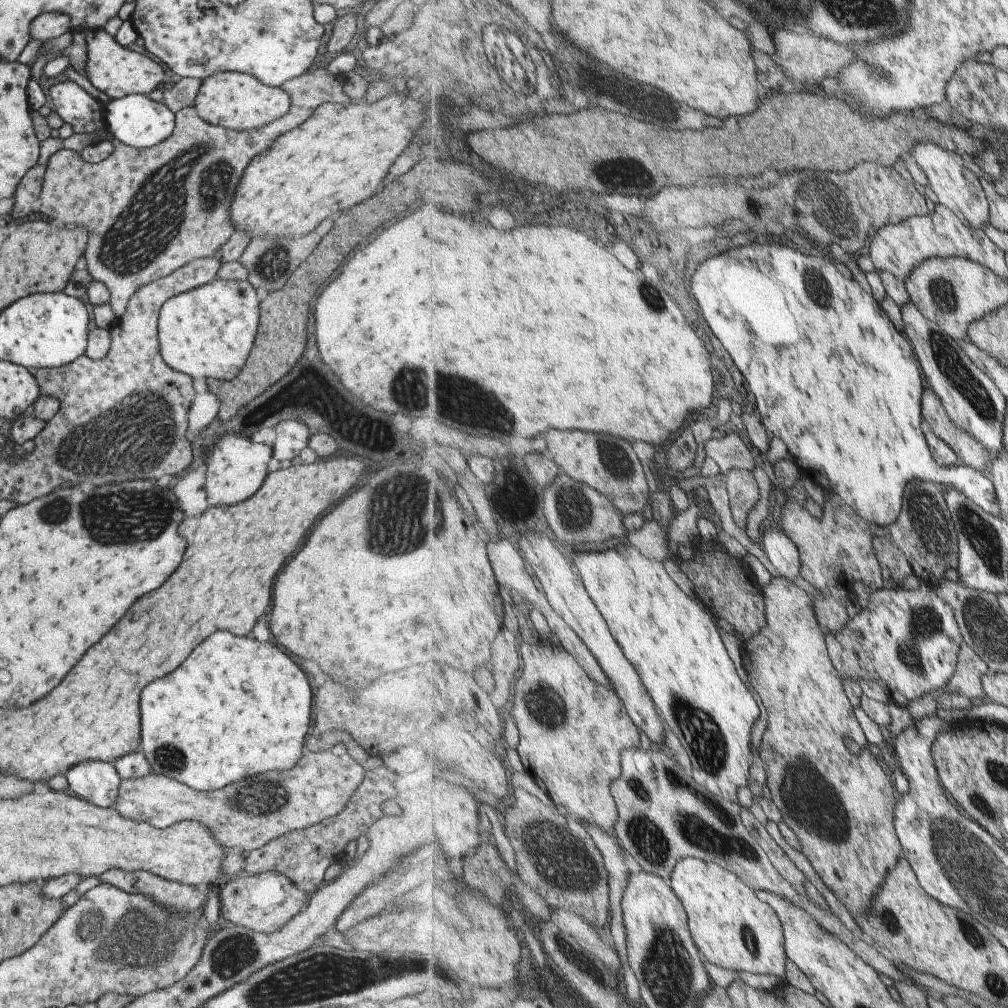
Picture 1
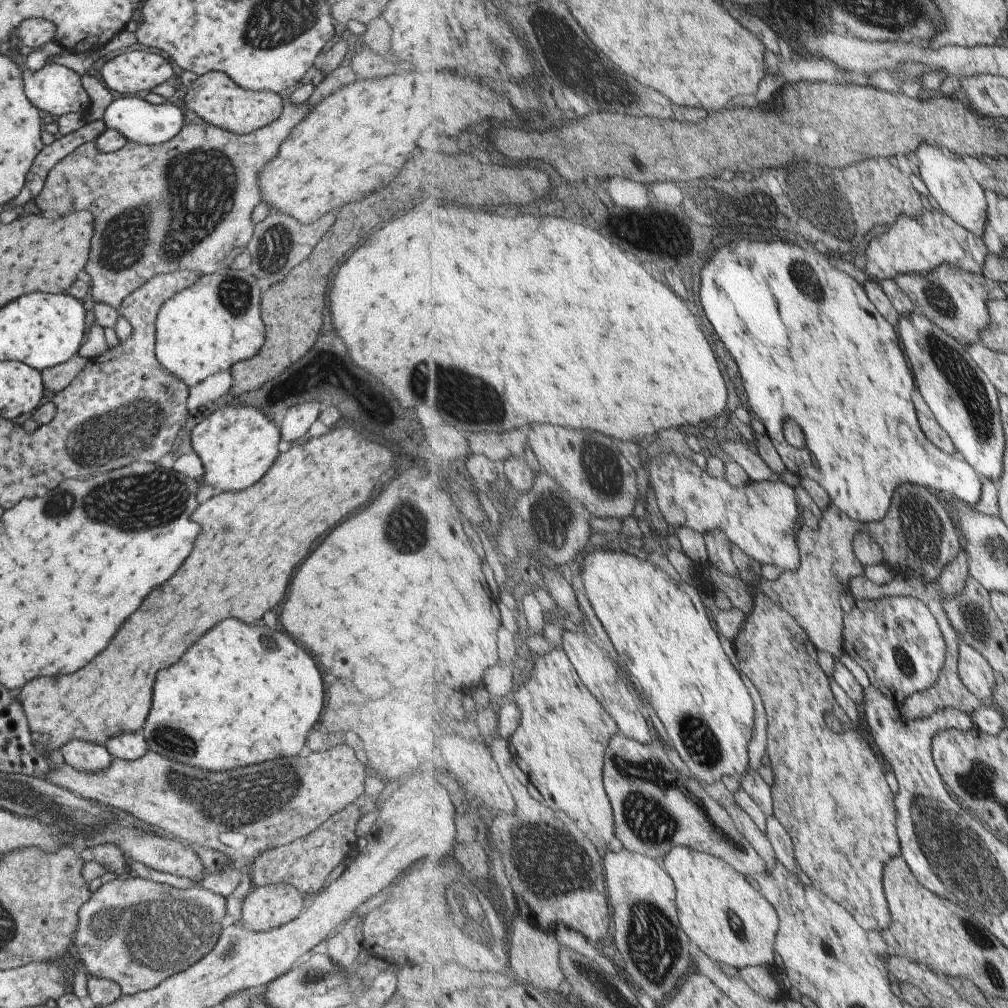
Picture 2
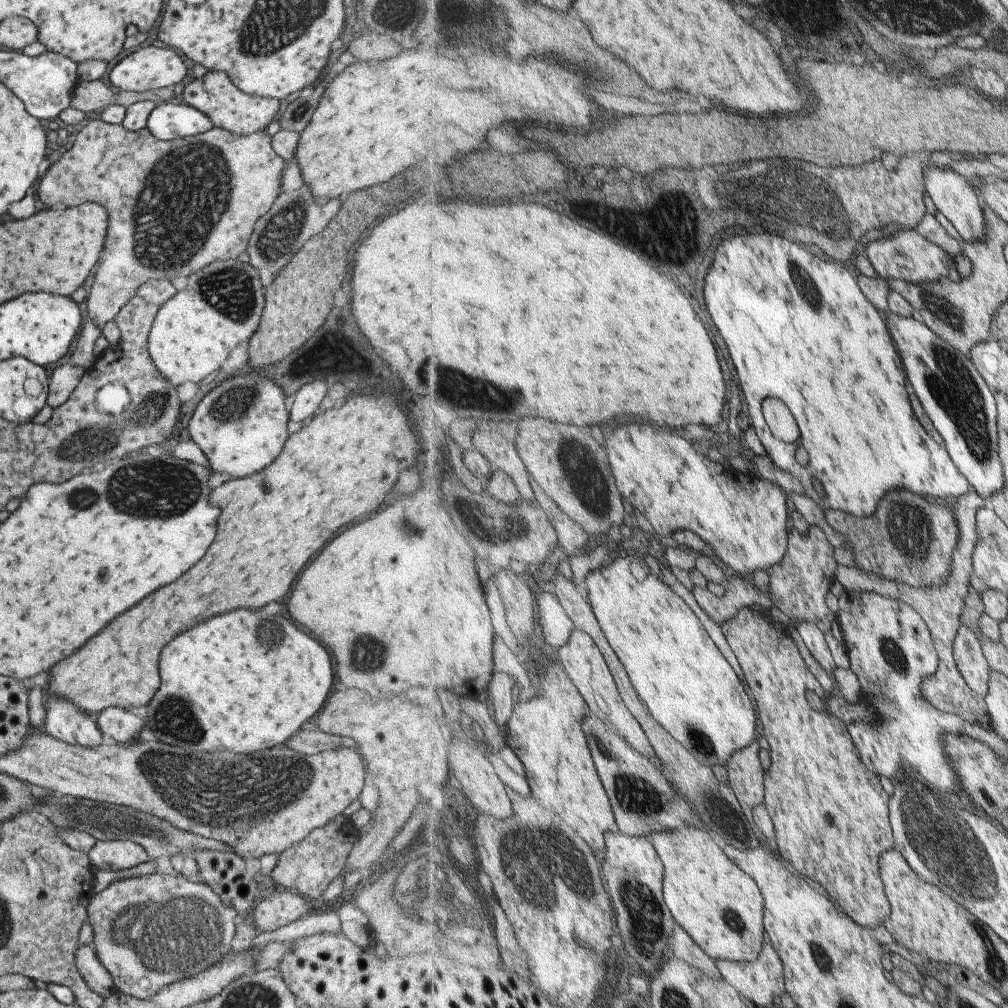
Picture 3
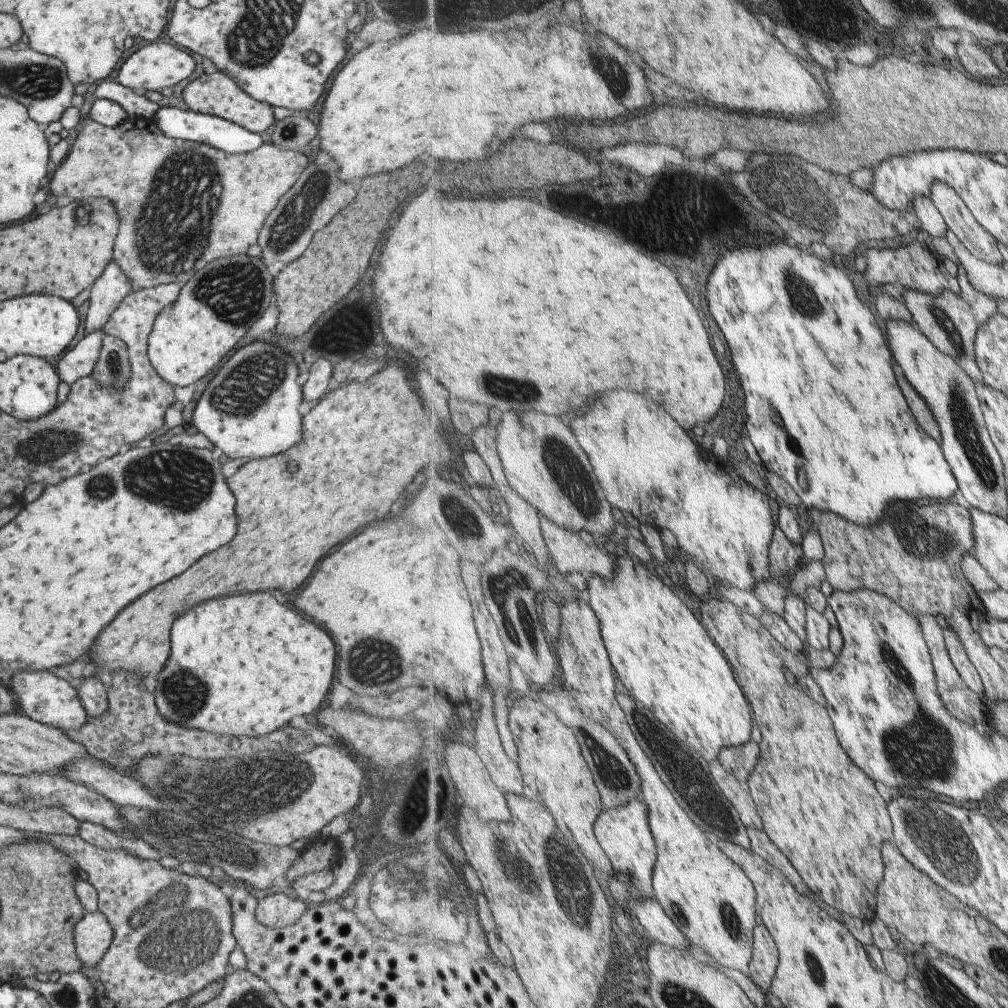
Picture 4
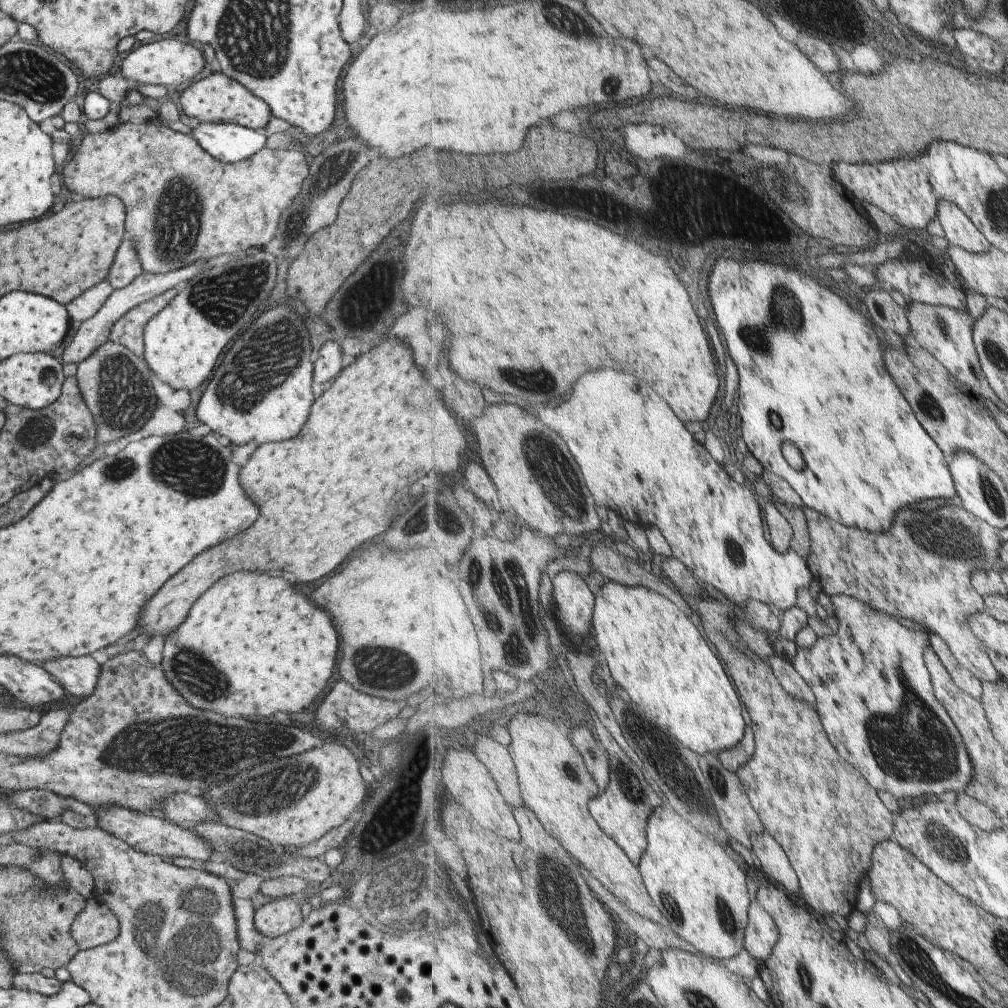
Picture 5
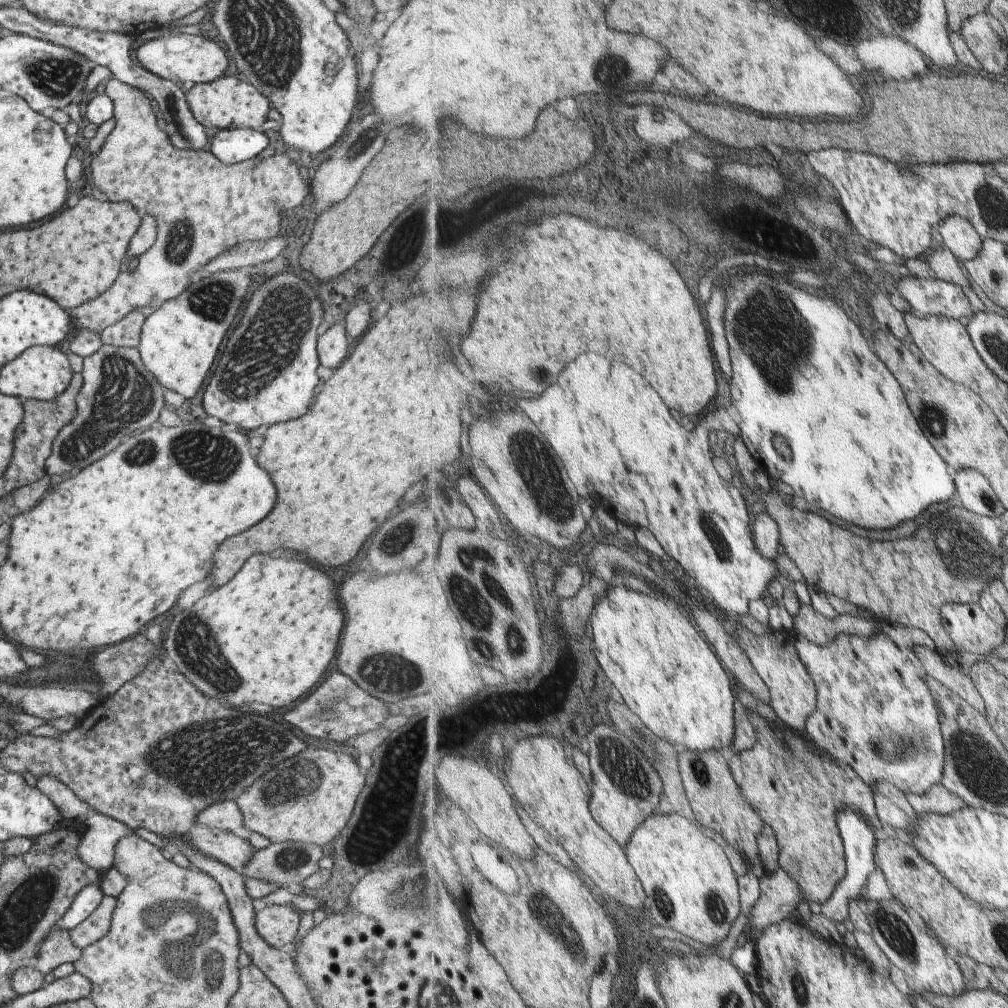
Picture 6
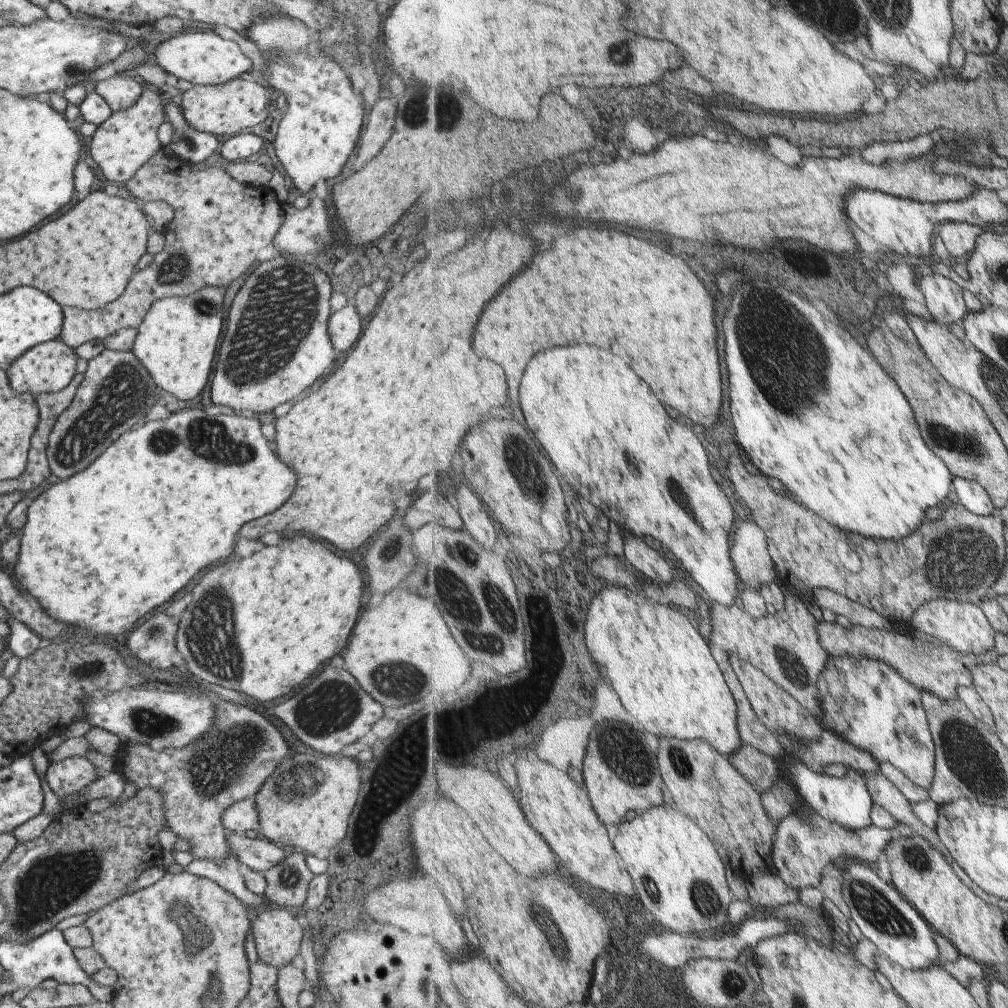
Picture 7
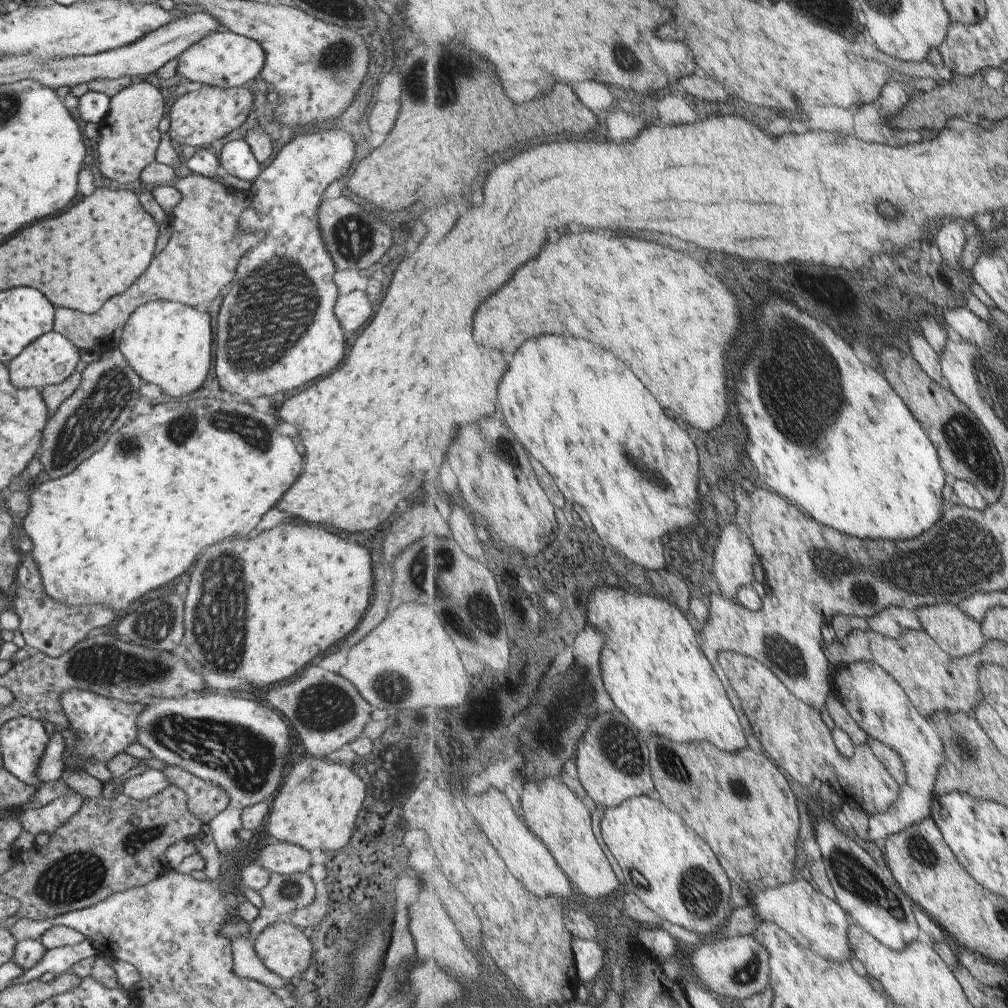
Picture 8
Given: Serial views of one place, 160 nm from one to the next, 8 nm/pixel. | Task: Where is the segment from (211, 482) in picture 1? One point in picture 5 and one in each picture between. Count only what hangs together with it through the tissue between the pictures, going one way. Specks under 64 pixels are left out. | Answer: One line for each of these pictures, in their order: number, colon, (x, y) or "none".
2: (236, 444)
3: (240, 426)
4: (249, 409)
5: (260, 393)

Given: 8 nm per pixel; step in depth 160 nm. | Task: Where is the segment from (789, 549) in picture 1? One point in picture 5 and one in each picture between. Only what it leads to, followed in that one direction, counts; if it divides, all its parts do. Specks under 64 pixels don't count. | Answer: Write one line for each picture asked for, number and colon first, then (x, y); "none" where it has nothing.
2: (760, 518)
3: (743, 519)
4: (648, 464)
5: (715, 525)

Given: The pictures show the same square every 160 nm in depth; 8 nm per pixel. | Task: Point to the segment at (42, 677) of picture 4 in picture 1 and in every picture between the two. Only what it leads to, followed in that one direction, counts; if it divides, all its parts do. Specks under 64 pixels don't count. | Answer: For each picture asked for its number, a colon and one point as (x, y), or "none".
1: (96, 782)
2: (84, 757)
3: (64, 722)

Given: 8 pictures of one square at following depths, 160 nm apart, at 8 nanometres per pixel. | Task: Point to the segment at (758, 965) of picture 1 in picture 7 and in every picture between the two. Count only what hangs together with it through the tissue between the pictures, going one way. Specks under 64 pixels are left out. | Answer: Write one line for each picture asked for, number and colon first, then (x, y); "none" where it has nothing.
2: (727, 919)
3: (721, 907)
4: (708, 895)
5: (702, 891)
6: (692, 888)
7: (679, 877)

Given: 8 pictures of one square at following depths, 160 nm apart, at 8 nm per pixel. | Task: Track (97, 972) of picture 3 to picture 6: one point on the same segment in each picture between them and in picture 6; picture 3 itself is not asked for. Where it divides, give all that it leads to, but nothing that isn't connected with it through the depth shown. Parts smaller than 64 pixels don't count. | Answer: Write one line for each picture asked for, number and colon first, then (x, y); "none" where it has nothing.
4: (92, 935)
5: (95, 925)
6: (95, 926)

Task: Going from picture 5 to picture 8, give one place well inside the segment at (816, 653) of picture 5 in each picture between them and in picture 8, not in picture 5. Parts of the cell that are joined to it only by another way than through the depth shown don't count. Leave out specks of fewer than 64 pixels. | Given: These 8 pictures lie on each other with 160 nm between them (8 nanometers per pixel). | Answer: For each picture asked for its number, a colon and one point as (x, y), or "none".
6: (876, 712)
7: (868, 702)
8: (877, 701)

